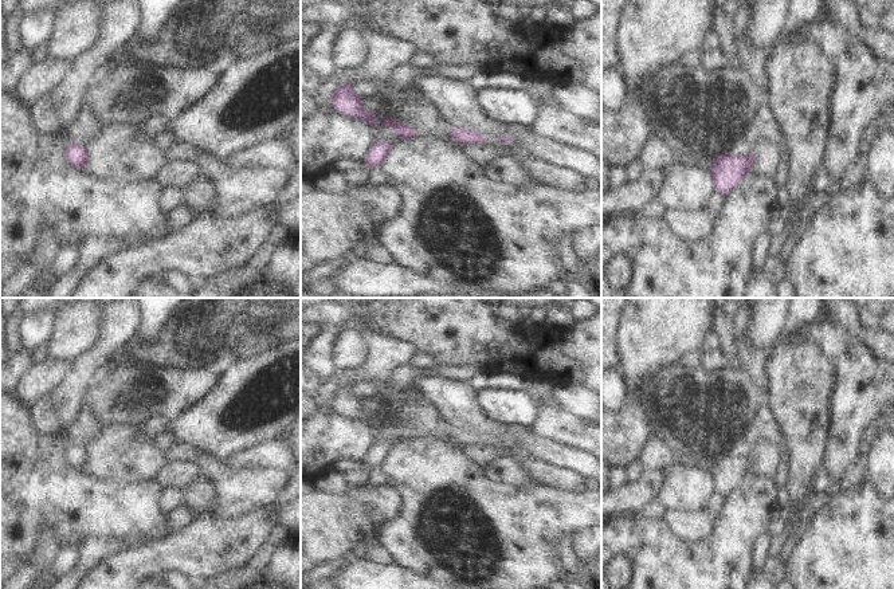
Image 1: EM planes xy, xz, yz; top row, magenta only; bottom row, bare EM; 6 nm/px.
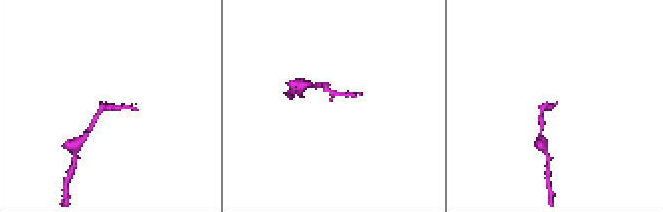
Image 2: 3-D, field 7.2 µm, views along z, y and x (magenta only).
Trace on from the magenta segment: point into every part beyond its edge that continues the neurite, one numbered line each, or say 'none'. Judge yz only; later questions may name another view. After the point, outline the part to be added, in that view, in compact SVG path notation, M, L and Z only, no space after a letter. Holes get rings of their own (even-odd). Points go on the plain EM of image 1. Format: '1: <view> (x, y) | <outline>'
none

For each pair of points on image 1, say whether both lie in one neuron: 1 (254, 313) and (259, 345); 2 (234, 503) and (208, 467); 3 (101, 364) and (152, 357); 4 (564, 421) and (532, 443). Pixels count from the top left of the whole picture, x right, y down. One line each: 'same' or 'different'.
1: different
2: same
3: different
4: different

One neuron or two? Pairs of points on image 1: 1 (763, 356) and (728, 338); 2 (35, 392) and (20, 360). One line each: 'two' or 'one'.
1: two
2: two

